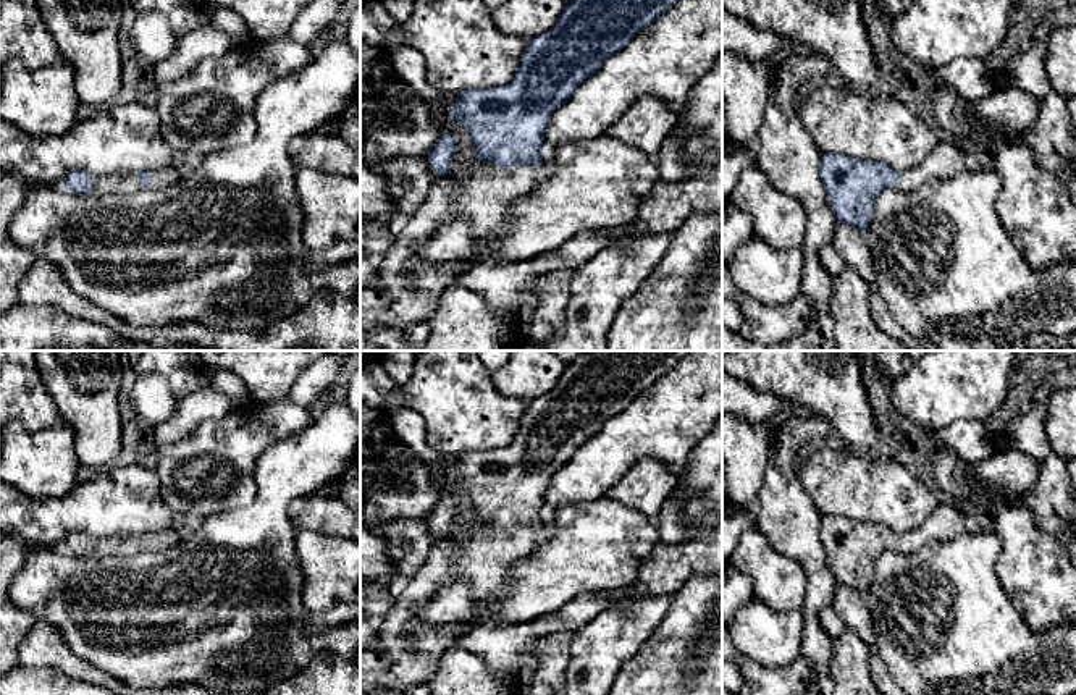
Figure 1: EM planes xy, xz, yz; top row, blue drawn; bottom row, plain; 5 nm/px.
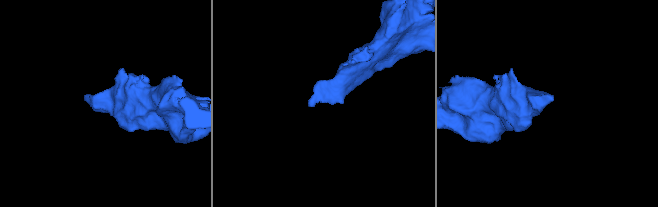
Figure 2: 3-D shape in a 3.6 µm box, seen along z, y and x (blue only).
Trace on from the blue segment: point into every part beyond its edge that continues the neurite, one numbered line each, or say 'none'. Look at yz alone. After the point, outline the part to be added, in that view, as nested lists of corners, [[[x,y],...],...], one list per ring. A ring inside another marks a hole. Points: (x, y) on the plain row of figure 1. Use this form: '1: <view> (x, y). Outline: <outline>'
1: yz (947, 522). Outline: [[[940,503],[919,527],[902,533],[897,553],[913,554],[929,543],[955,540],[977,525],[958,508]]]

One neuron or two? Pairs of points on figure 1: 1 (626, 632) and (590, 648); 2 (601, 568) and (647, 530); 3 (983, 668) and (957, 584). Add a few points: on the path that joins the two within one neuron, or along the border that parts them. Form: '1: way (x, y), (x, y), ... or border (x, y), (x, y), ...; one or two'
1: way (617, 634), (598, 648); one
2: way (613, 556), (635, 534); one
3: way (962, 647), (957, 642), (957, 605); one

